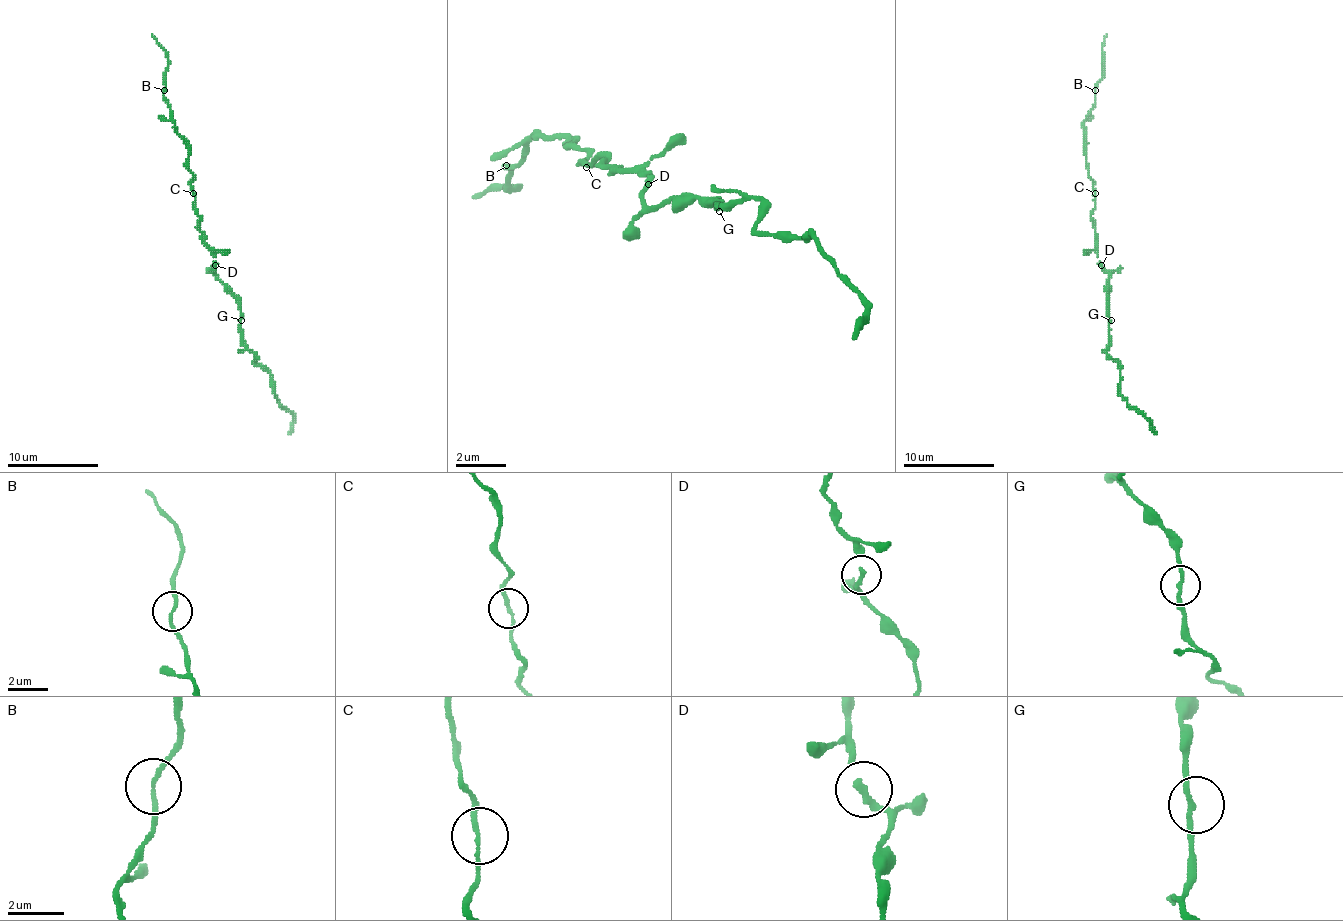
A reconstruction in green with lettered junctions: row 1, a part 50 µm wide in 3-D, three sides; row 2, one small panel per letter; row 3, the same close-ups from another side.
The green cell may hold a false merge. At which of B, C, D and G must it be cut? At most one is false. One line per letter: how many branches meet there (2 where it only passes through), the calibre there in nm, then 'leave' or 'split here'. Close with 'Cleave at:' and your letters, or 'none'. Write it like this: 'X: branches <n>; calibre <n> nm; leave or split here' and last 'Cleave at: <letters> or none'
B: branches 2; calibre 150 nm; leave
C: branches 2; calibre 160 nm; leave
D: branches 2; calibre 170 nm; leave
G: branches 2; calibre 170 nm; leave
Cleave at: none

